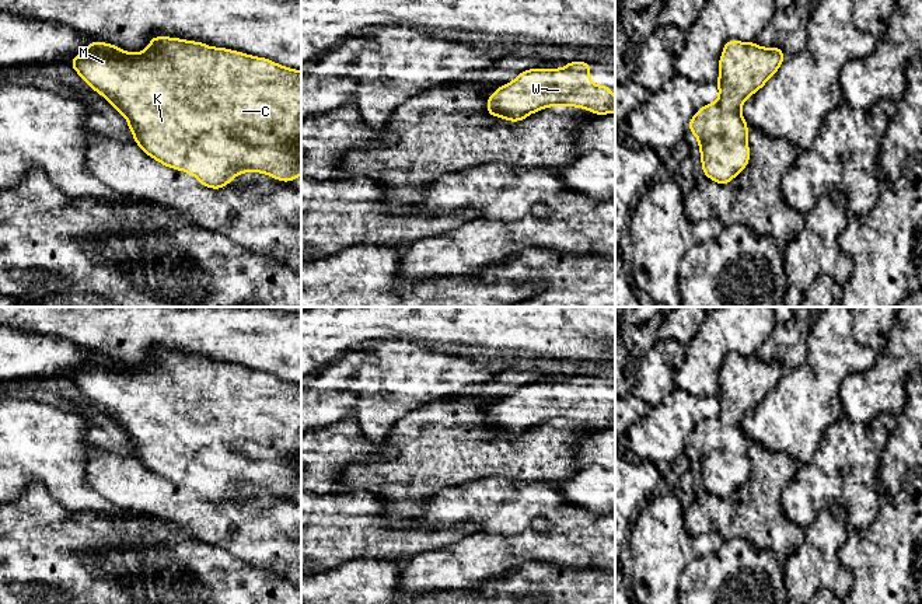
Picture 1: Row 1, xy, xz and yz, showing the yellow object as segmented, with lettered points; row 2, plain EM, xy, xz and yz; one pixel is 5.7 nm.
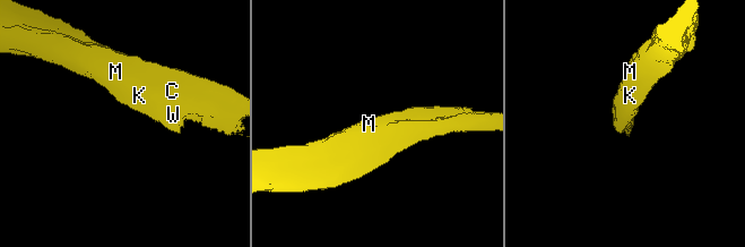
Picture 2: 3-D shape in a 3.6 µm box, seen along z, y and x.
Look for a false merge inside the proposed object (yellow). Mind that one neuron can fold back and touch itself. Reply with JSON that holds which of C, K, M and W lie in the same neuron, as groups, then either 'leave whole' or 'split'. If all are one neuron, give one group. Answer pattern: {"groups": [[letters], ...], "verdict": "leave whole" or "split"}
{"groups": [["C", "K", "M", "W"]], "verdict": "leave whole"}

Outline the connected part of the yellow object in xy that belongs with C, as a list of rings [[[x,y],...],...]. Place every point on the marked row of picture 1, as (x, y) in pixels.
[[[167,36],[151,38],[149,48],[139,53],[95,41],[70,66],[126,118],[135,143],[146,154],[163,165],[192,174],[207,188],[220,189],[249,170],[282,182],[301,175],[300,70],[283,67],[270,59]]]

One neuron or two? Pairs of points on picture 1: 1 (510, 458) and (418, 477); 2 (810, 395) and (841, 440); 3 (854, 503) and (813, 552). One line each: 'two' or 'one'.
1: one
2: two
3: two

